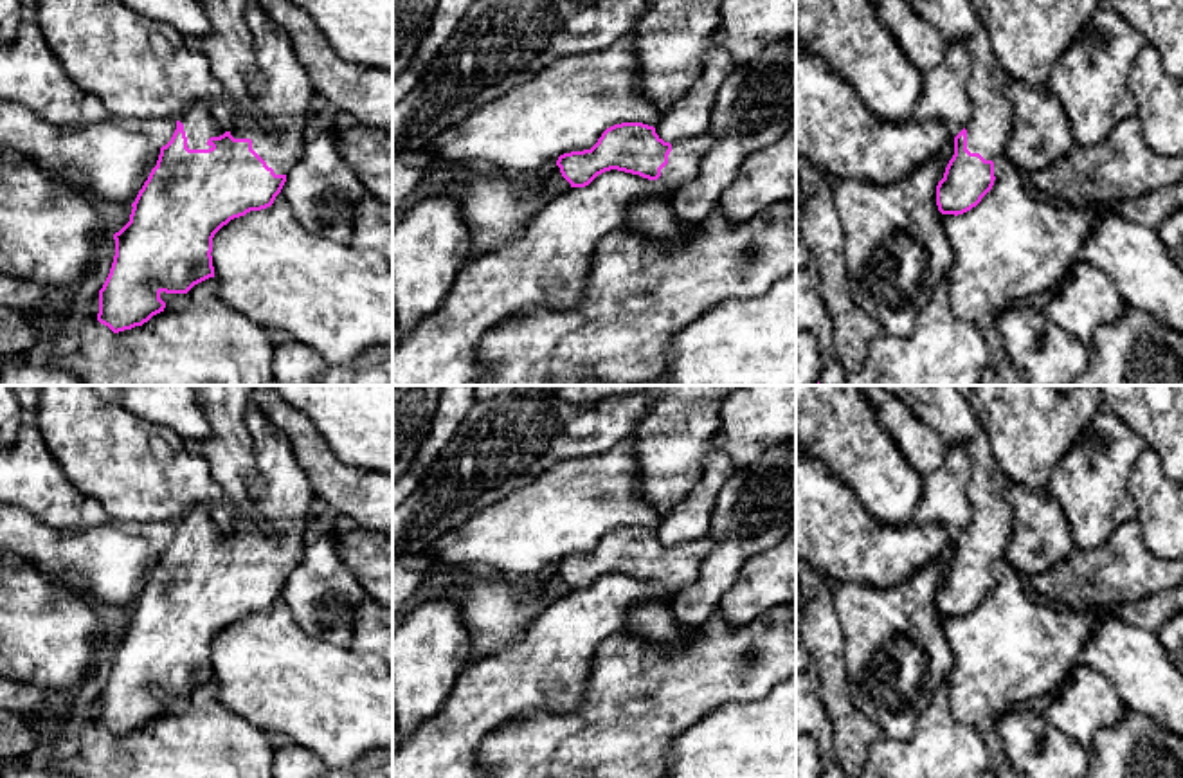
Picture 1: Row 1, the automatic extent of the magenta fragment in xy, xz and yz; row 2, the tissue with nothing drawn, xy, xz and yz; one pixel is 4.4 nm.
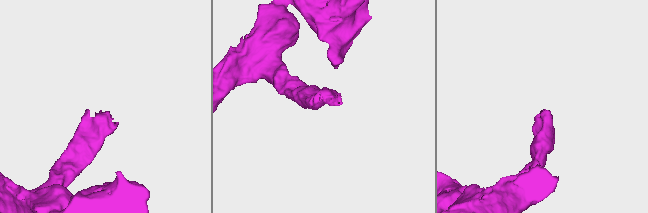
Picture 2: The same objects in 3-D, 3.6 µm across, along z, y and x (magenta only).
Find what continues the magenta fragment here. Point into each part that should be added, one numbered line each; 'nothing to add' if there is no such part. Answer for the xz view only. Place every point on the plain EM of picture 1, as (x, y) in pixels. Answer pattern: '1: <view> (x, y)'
1: xz (683, 564)

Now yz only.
1: yz (942, 407)

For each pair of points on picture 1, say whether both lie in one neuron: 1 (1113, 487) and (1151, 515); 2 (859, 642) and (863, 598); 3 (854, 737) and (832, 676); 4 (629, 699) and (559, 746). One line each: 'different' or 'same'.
1: different
2: same
3: same
4: same

